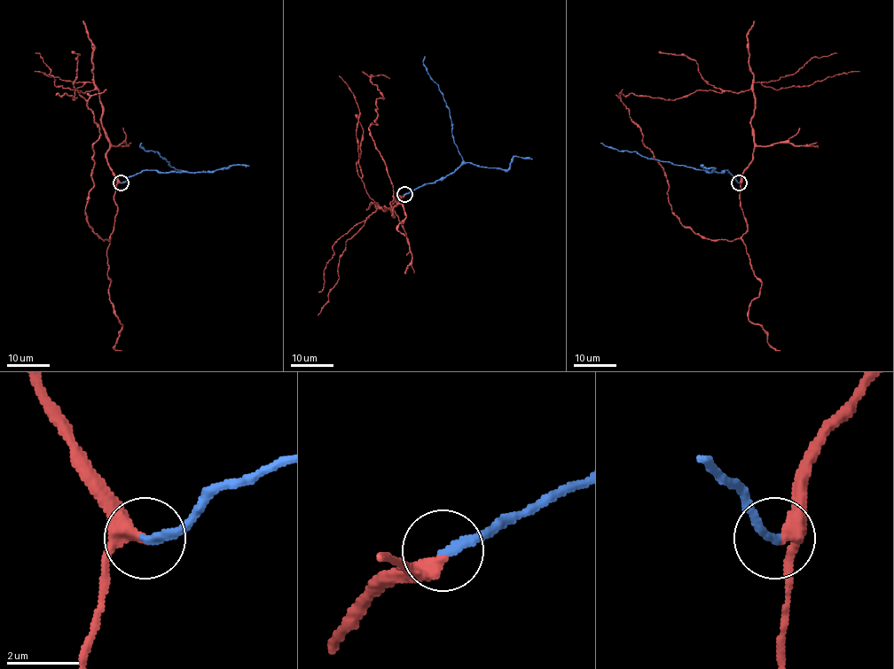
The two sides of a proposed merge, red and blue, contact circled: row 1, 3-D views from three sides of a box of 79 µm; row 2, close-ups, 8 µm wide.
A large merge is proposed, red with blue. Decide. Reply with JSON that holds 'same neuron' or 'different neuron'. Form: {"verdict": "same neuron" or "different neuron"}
{"verdict": "same neuron"}

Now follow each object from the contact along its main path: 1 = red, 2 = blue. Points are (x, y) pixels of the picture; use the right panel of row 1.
1: (739, 182), (748, 230), (740, 237), (709, 239), (681, 223), (668, 197), (664, 168), (622, 101), (623, 89)
2: (739, 182), (728, 170), (719, 173), (675, 165), (636, 151), (617, 151), (600, 143)

